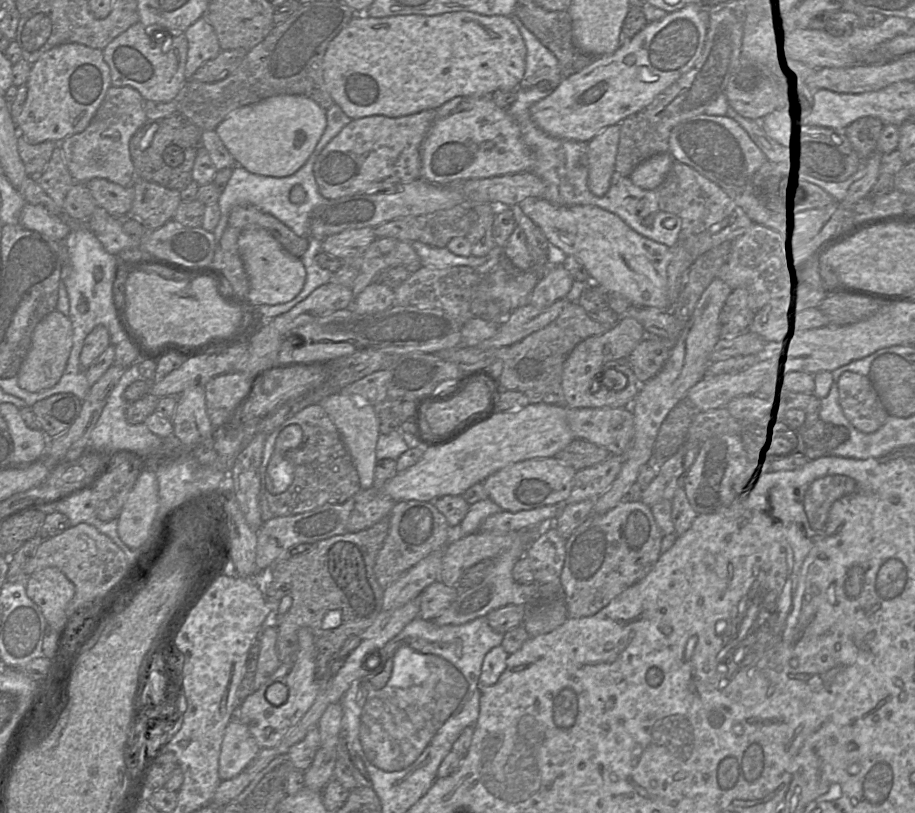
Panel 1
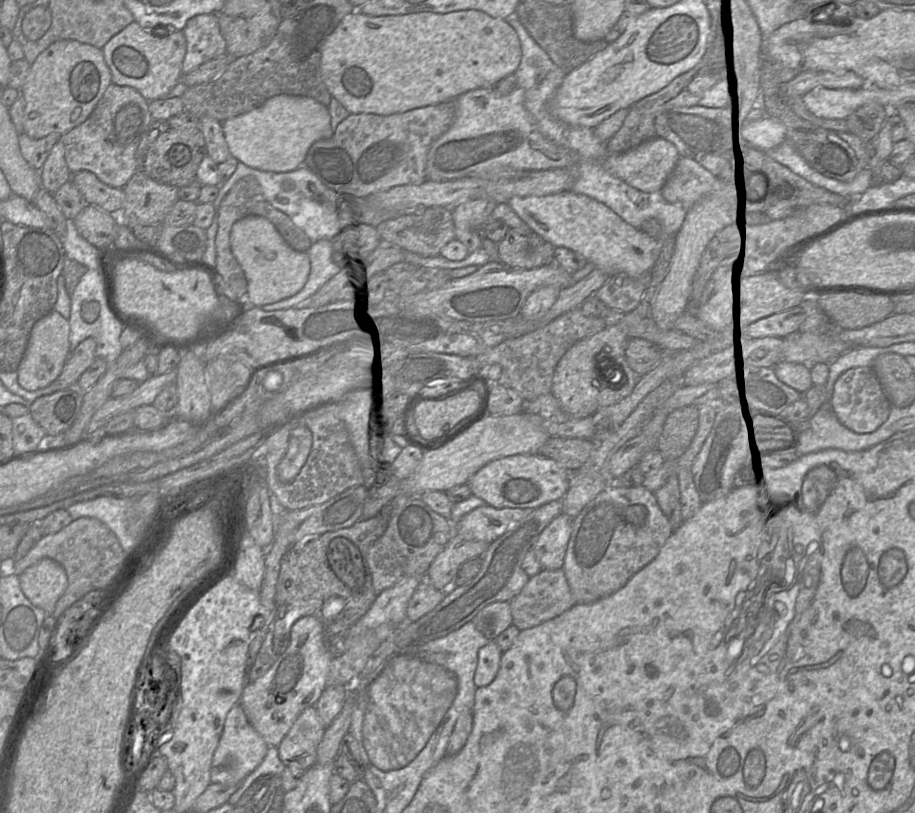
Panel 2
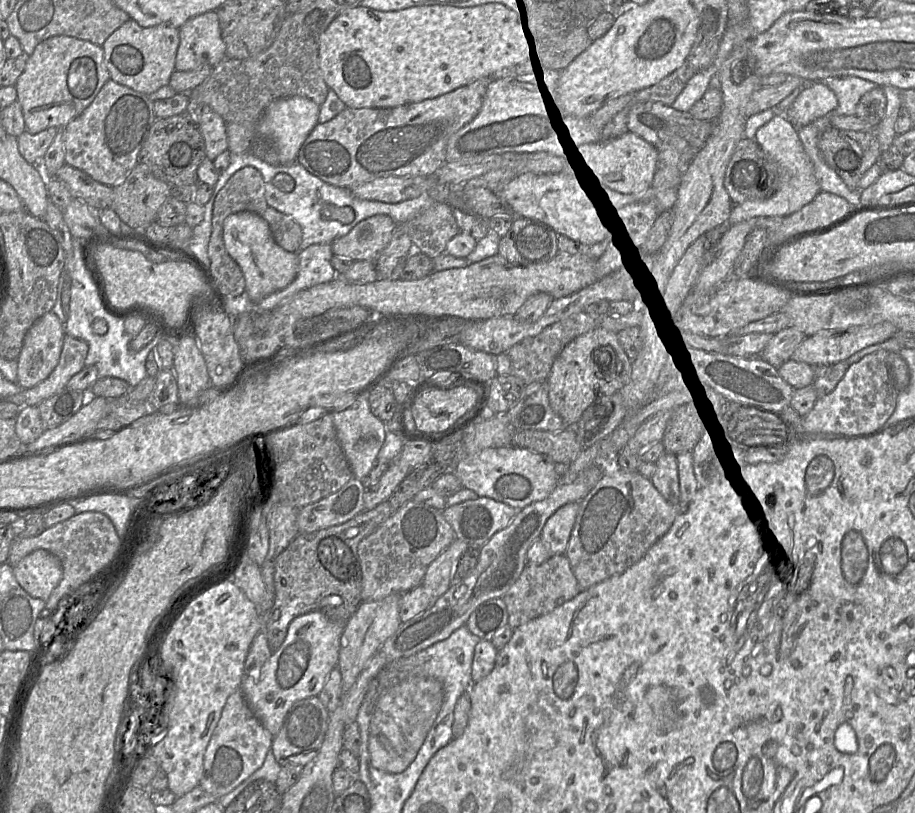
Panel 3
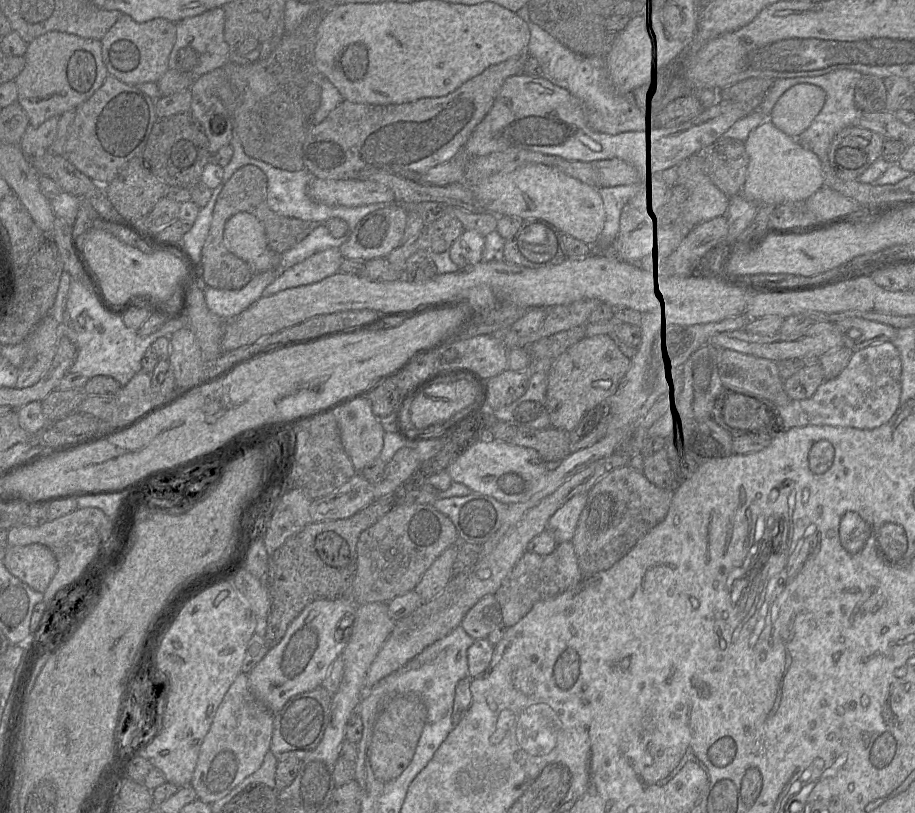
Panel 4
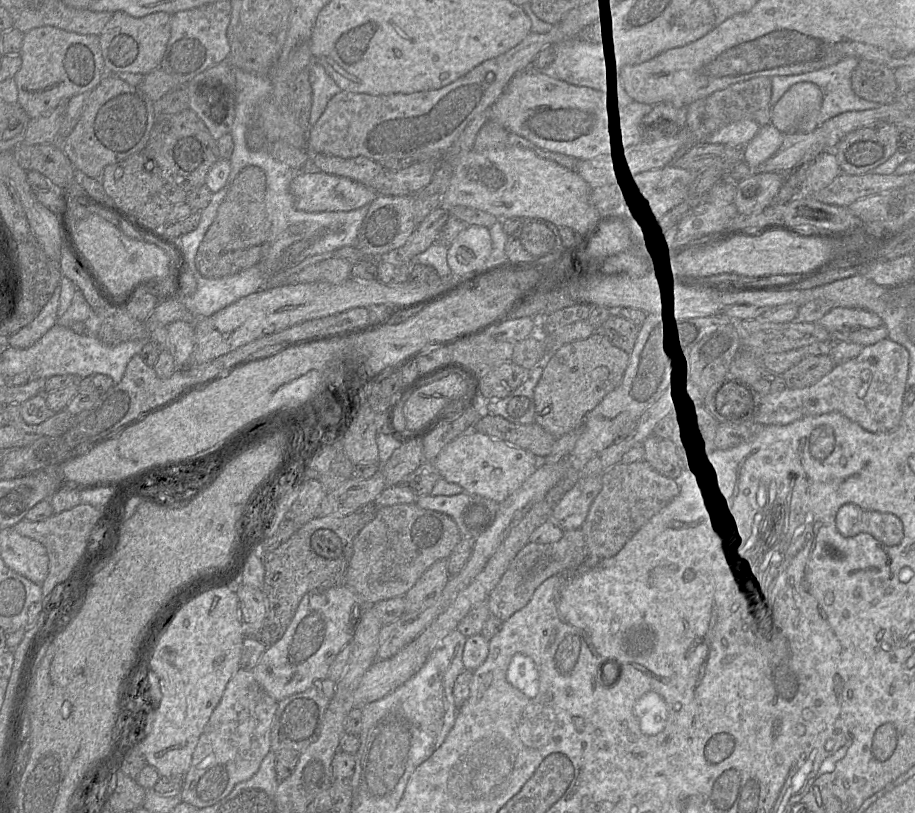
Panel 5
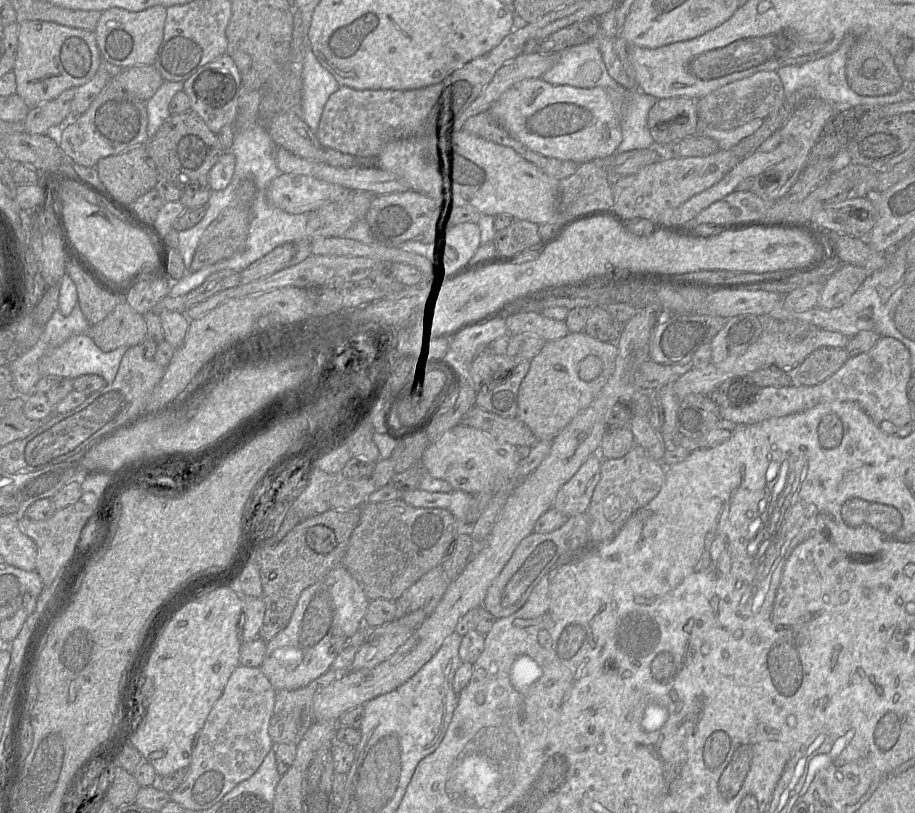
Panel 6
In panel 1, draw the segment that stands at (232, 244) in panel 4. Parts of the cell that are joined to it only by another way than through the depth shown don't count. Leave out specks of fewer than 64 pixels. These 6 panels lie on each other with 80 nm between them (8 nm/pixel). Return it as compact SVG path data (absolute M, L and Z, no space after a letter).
M245 228L238 237L238 250L250 281L252 304L278 305L291 301L302 290L306 269L302 259L291 254L264 228Z

